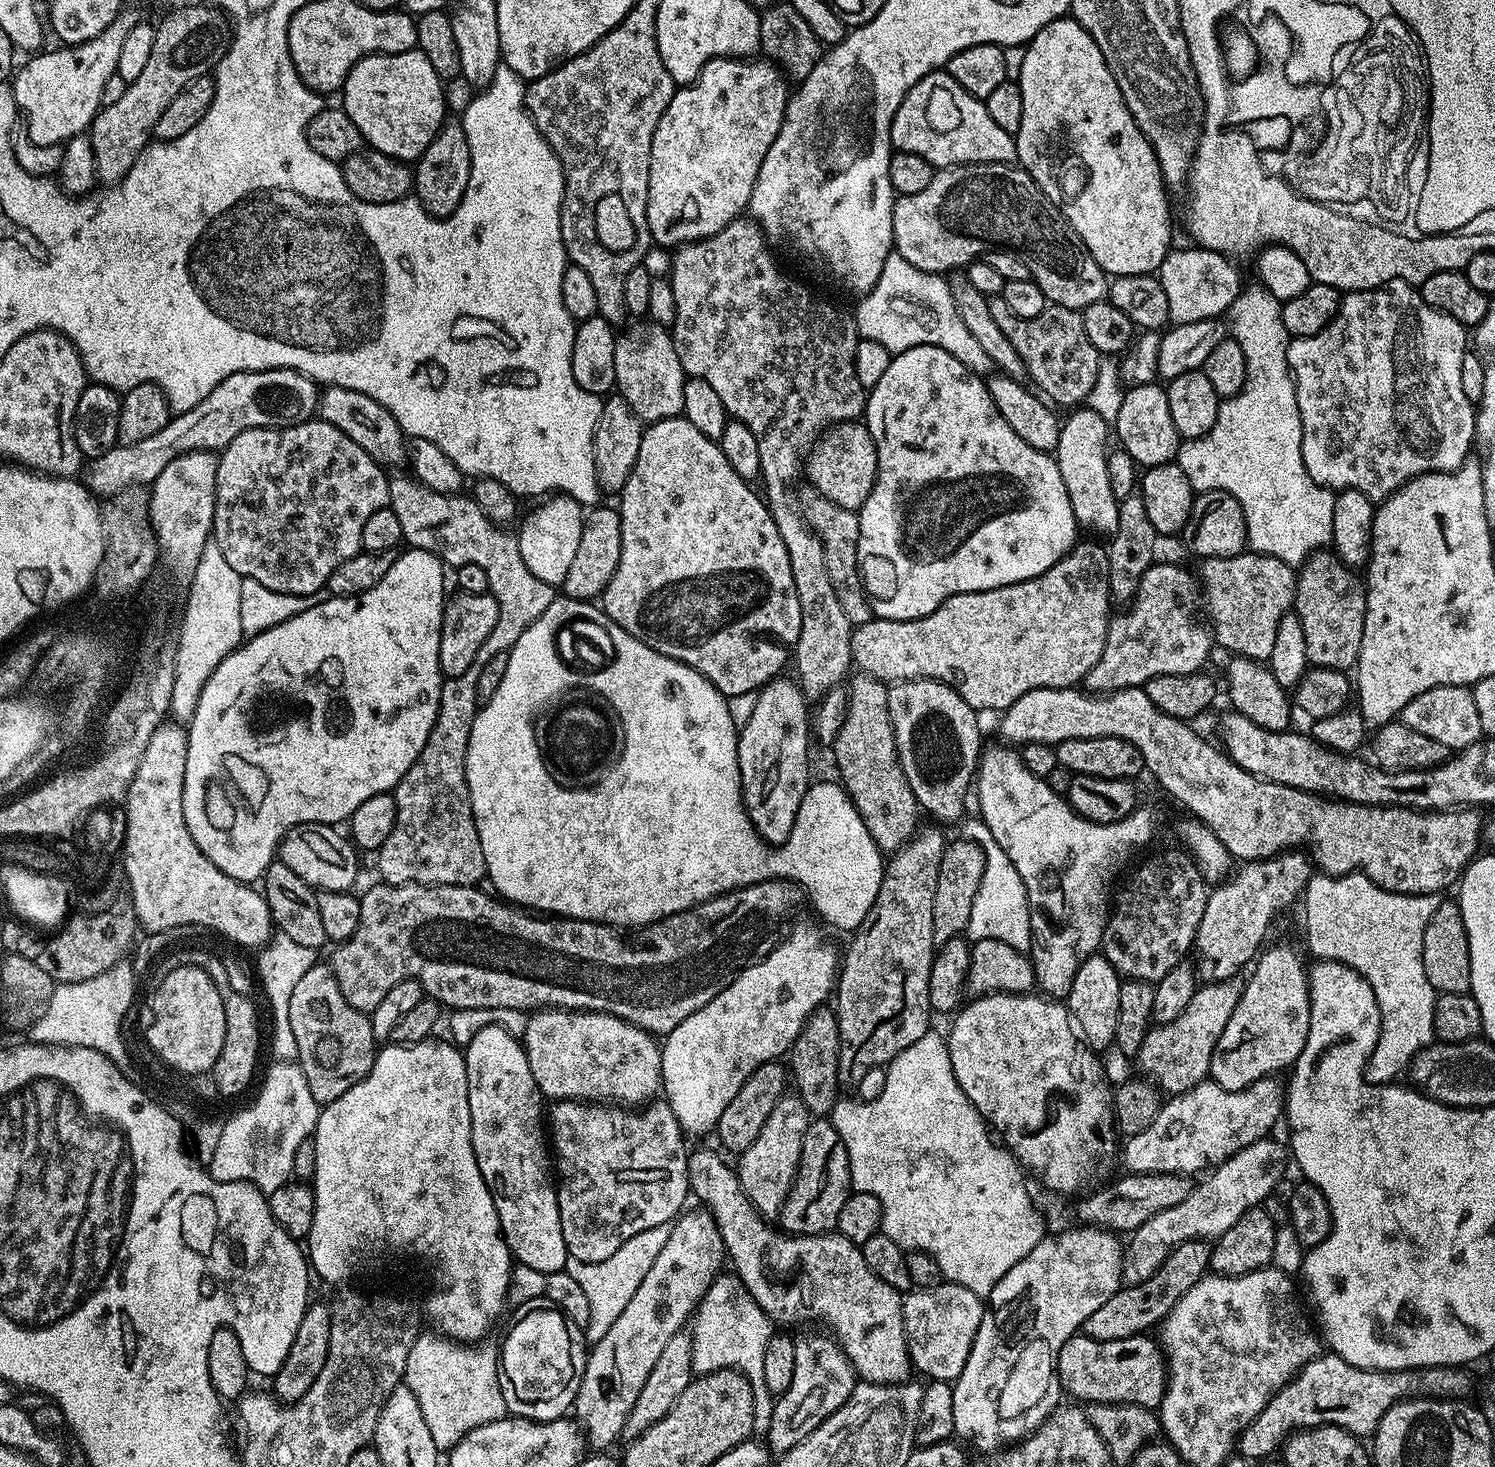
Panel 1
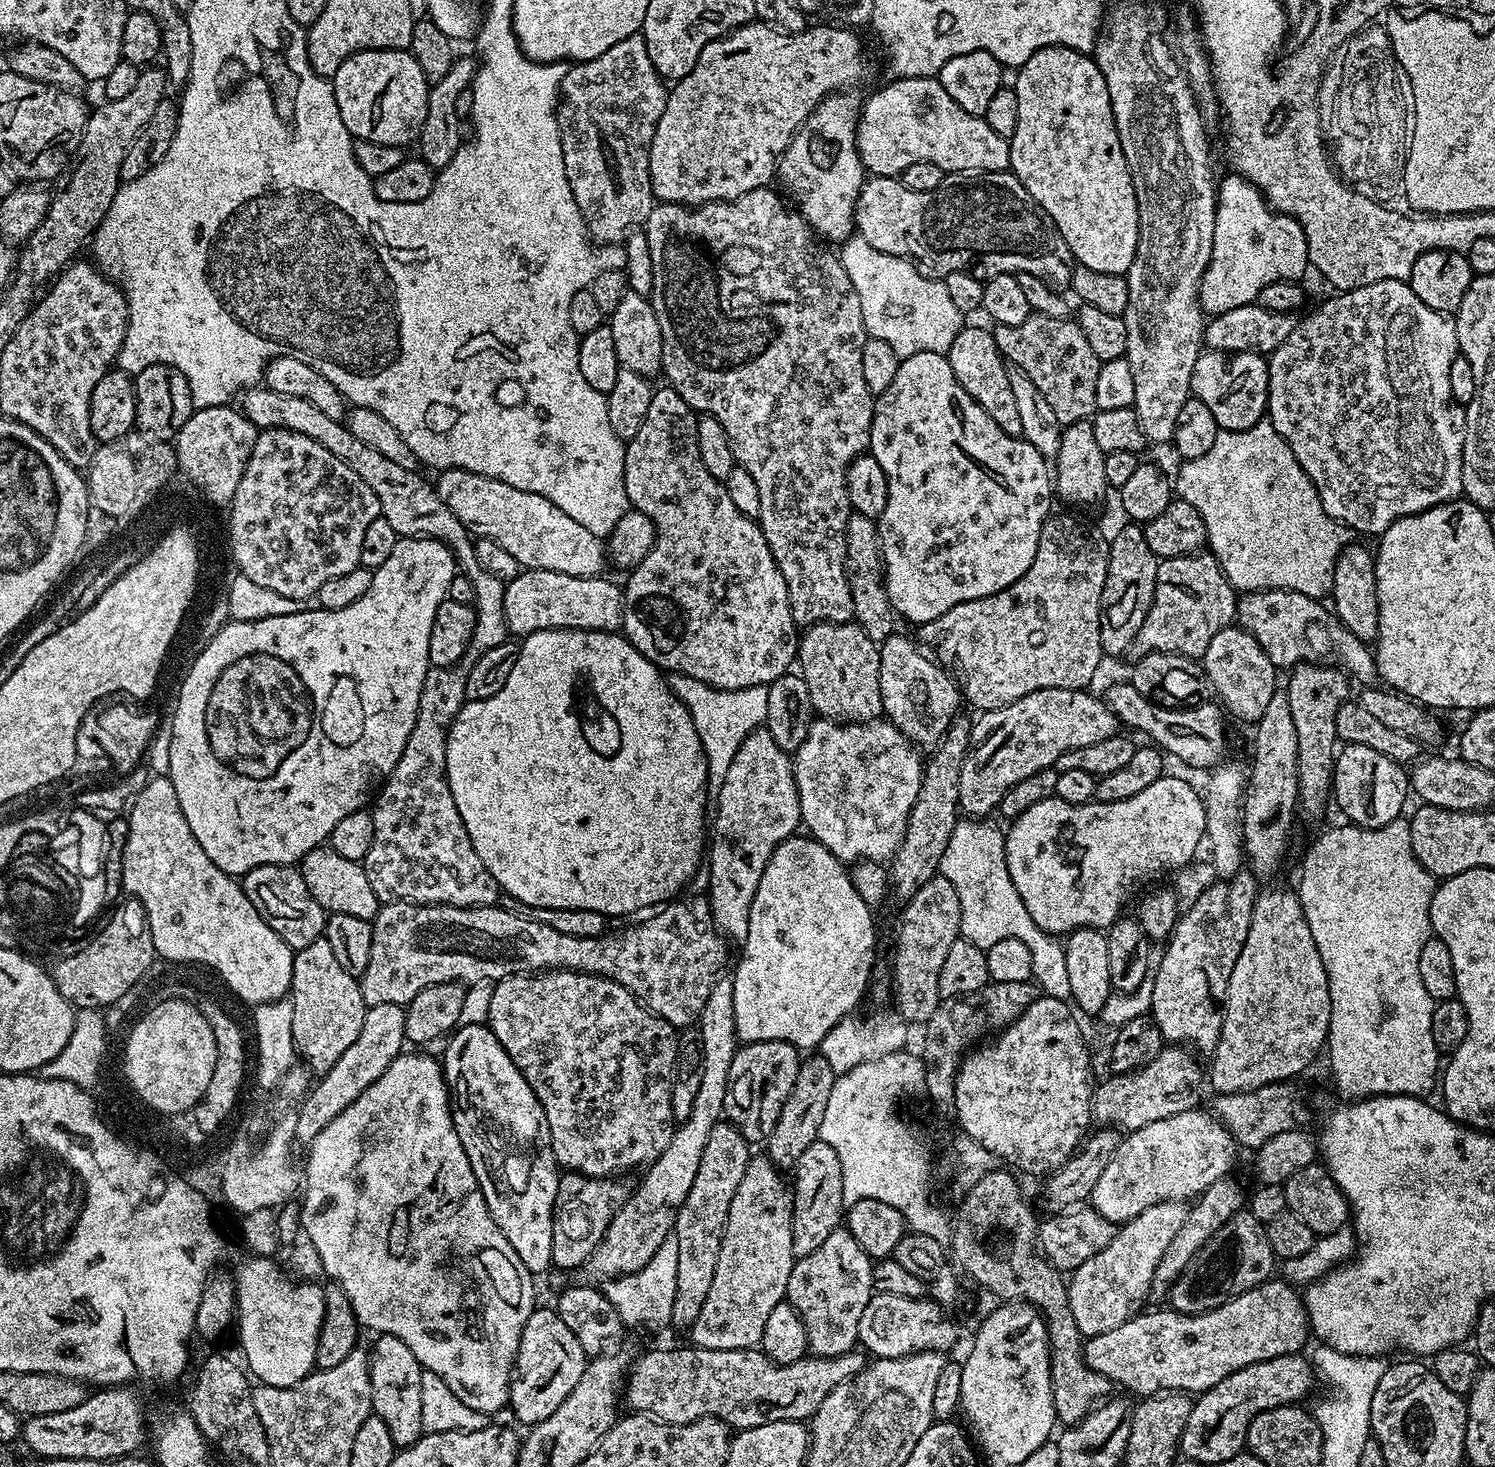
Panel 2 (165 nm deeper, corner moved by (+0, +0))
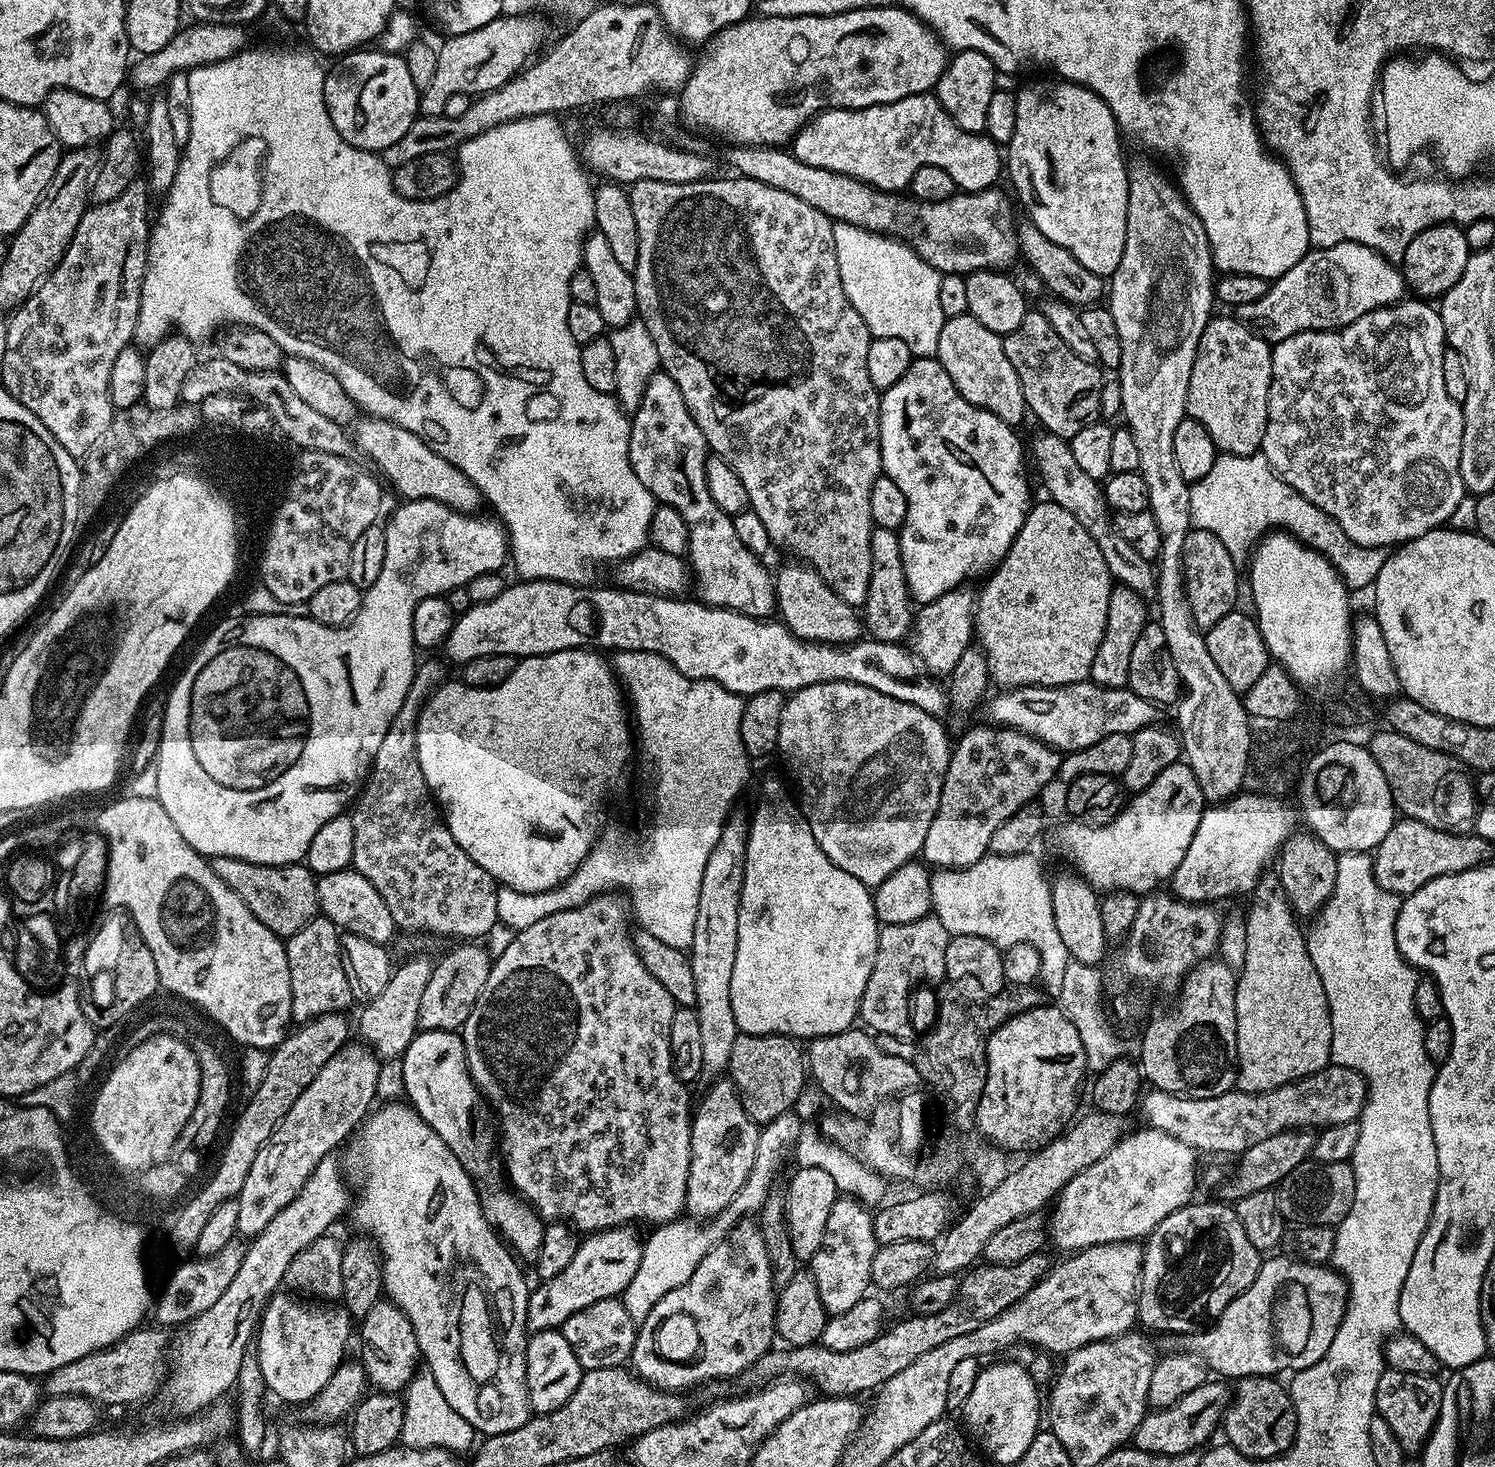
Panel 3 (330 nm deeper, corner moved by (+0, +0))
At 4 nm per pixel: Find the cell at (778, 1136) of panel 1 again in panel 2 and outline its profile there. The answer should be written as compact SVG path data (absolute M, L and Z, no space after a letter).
M753 1155L749 1159L746 1174L742 1174L742 1182L738 1182L734 1202L730 1202L710 1294L706 1294L706 1302L702 1302L702 1310L690 1329L691 1343L695 1347L706 1350L756 1348L762 1338L762 1330L766 1327L770 1310L774 1310L774 1306L778 1306L785 1299L786 1282L790 1282L790 1270L797 1257L794 1254L792 1237L793 1189L789 1181L788 1184L784 1181L784 1176L785 1173L767 1155Z

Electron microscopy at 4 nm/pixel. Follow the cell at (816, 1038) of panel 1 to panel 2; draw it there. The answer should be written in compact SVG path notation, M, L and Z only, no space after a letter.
M820 1054L805 1057L800 1064L798 1077L795 1078L790 1098L782 1106L782 1112L778 1121L775 1122L774 1130L766 1141L766 1155L775 1162L781 1170L793 1169L803 1151L810 1146L811 1142L819 1139L823 1115L826 1114L826 1103L830 1099L830 1093L837 1075L834 1073L828 1060Z

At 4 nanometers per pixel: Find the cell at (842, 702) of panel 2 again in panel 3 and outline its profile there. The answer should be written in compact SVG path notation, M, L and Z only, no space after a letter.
M803 562L784 564L775 569L776 607L779 619L800 640L814 640L826 644L850 644L862 636L862 616L823 580L813 568Z

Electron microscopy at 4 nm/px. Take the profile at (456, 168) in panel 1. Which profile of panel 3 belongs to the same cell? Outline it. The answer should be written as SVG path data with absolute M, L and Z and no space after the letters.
M501 14L481 29L448 36L444 40L445 44L439 45L438 48L438 67L436 67L434 79L430 82L430 86L426 86L420 93L419 115L442 116L446 102L454 94L466 94L479 98L486 92L498 90L541 51L540 43L543 40L544 32L540 29L536 18L531 15Z

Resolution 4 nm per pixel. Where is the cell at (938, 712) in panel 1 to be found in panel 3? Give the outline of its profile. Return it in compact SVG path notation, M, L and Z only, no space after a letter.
M964 586L955 588L953 592L942 594L942 598L934 598L929 604L919 605L915 609L910 650L933 673L951 674L954 666L958 666L958 658L962 658L962 654L973 643L976 601L968 590Z

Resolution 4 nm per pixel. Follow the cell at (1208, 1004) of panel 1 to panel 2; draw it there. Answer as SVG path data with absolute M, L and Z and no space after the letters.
M1166 1046L1158 1058L1154 1058L1154 1062L1133 1072L1109 1075L1110 1078L1100 1084L1098 1082L1093 1089L1093 1119L1099 1125L1127 1134L1142 1130L1142 1126L1150 1126L1150 1122L1162 1122L1162 1118L1193 1111L1197 1107L1196 1099L1200 1096L1200 1083L1206 1080L1195 1058L1187 1047Z

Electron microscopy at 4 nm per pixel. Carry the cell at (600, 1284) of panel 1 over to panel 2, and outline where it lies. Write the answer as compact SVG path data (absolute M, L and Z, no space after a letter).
M668 1236L652 1258L637 1272L629 1272L607 1281L603 1285L604 1296L618 1310L625 1325L641 1324L644 1328L669 1327L674 1306L674 1290L678 1278L678 1238Z

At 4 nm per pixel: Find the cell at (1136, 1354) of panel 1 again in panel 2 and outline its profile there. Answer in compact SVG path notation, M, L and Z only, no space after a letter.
M1269 1278L1259 1288L1252 1288L1230 1302L1218 1306L1214 1311L1200 1312L1197 1316L1183 1316L1182 1313L1171 1310L1141 1311L1122 1322L1122 1326L1106 1330L1106 1334L1087 1337L1082 1344L1086 1366L1111 1380L1113 1385L1120 1387L1121 1384L1126 1391L1133 1392L1136 1398L1143 1398L1161 1392L1207 1392L1215 1384L1222 1382L1222 1378L1254 1362L1299 1353L1300 1347L1310 1340L1308 1311L1304 1308L1301 1293L1295 1292L1287 1284L1287 1279L1276 1279Z

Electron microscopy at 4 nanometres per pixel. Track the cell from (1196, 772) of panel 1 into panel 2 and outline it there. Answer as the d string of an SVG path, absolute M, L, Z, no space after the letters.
M1043 688L1034 694L1026 694L1005 708L989 708L975 717L968 751L962 762L962 782L958 782L958 805L961 813L972 818L984 818L999 809L1002 798L1010 786L1038 774L1038 770L1059 765L1062 754L1078 750L1082 746L1094 746L1094 742L1106 742L1117 735L1118 721L1110 710L1107 699L1091 696L1091 691L1082 688Z

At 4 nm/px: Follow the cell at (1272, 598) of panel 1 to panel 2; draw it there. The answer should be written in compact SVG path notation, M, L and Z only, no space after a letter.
M1267 588L1261 592L1245 592L1236 602L1235 623L1245 628L1258 642L1258 646L1266 650L1266 658L1270 658L1270 662L1277 670L1291 670L1305 662L1339 662L1343 671L1350 674L1355 683L1357 680L1360 686L1375 685L1378 677L1373 649L1367 643L1357 640L1354 634L1346 631L1343 624L1327 607L1324 609L1324 606L1321 601L1310 598L1306 594L1298 594L1294 590Z

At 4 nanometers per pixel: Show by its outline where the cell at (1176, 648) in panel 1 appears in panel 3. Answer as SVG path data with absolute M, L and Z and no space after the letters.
M1192 528L1184 543L1184 589L1186 598L1190 602L1192 617L1196 620L1196 627L1207 630L1214 626L1214 622L1226 618L1237 607L1236 591L1242 584L1236 581L1238 565L1230 558L1226 546L1201 528Z

